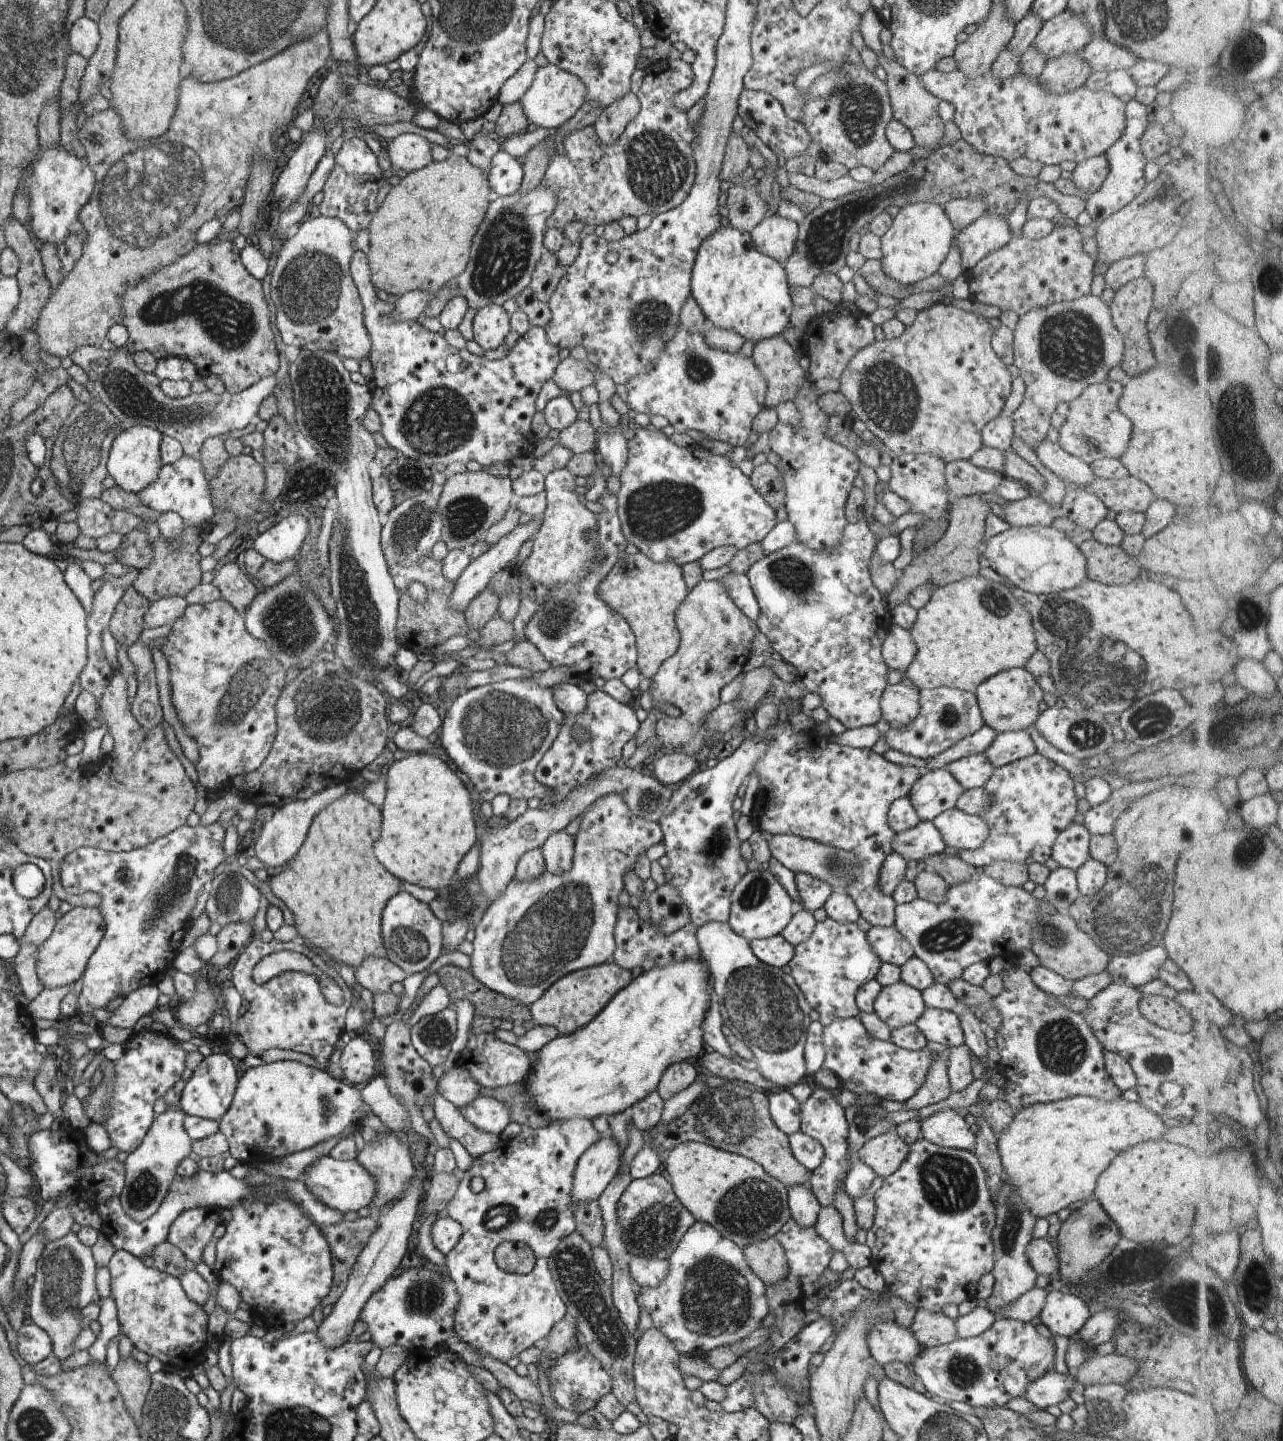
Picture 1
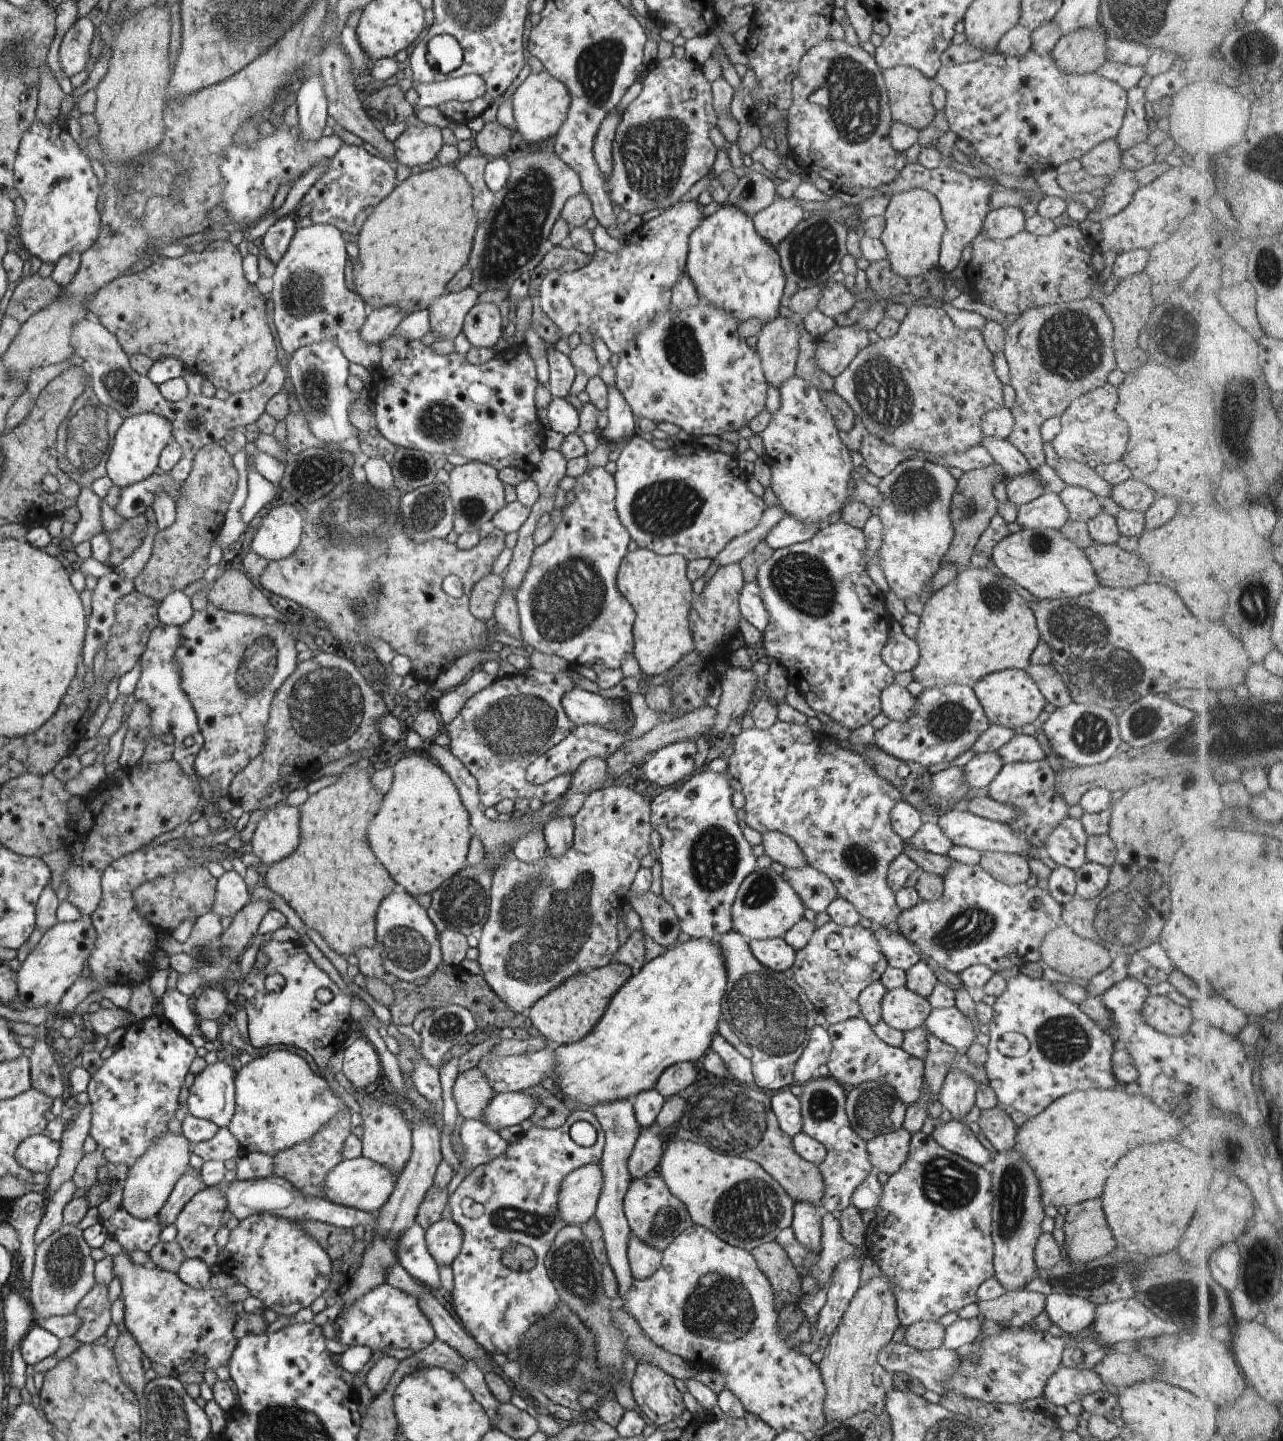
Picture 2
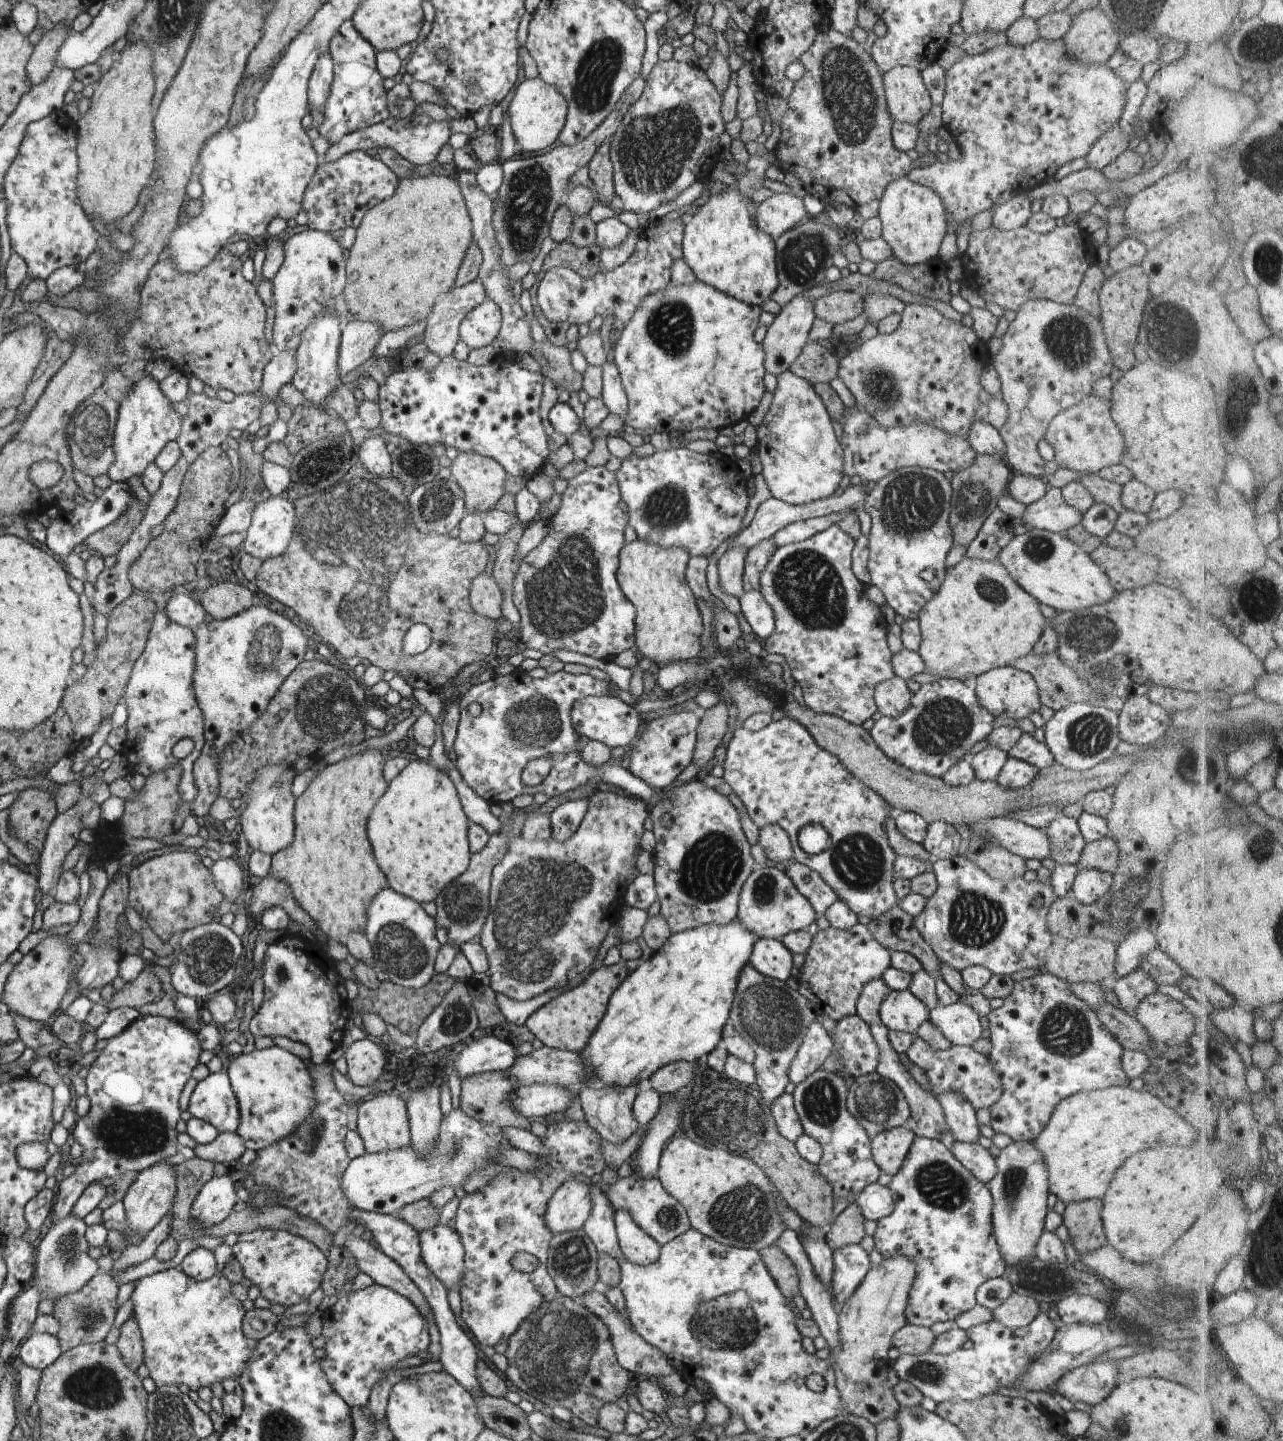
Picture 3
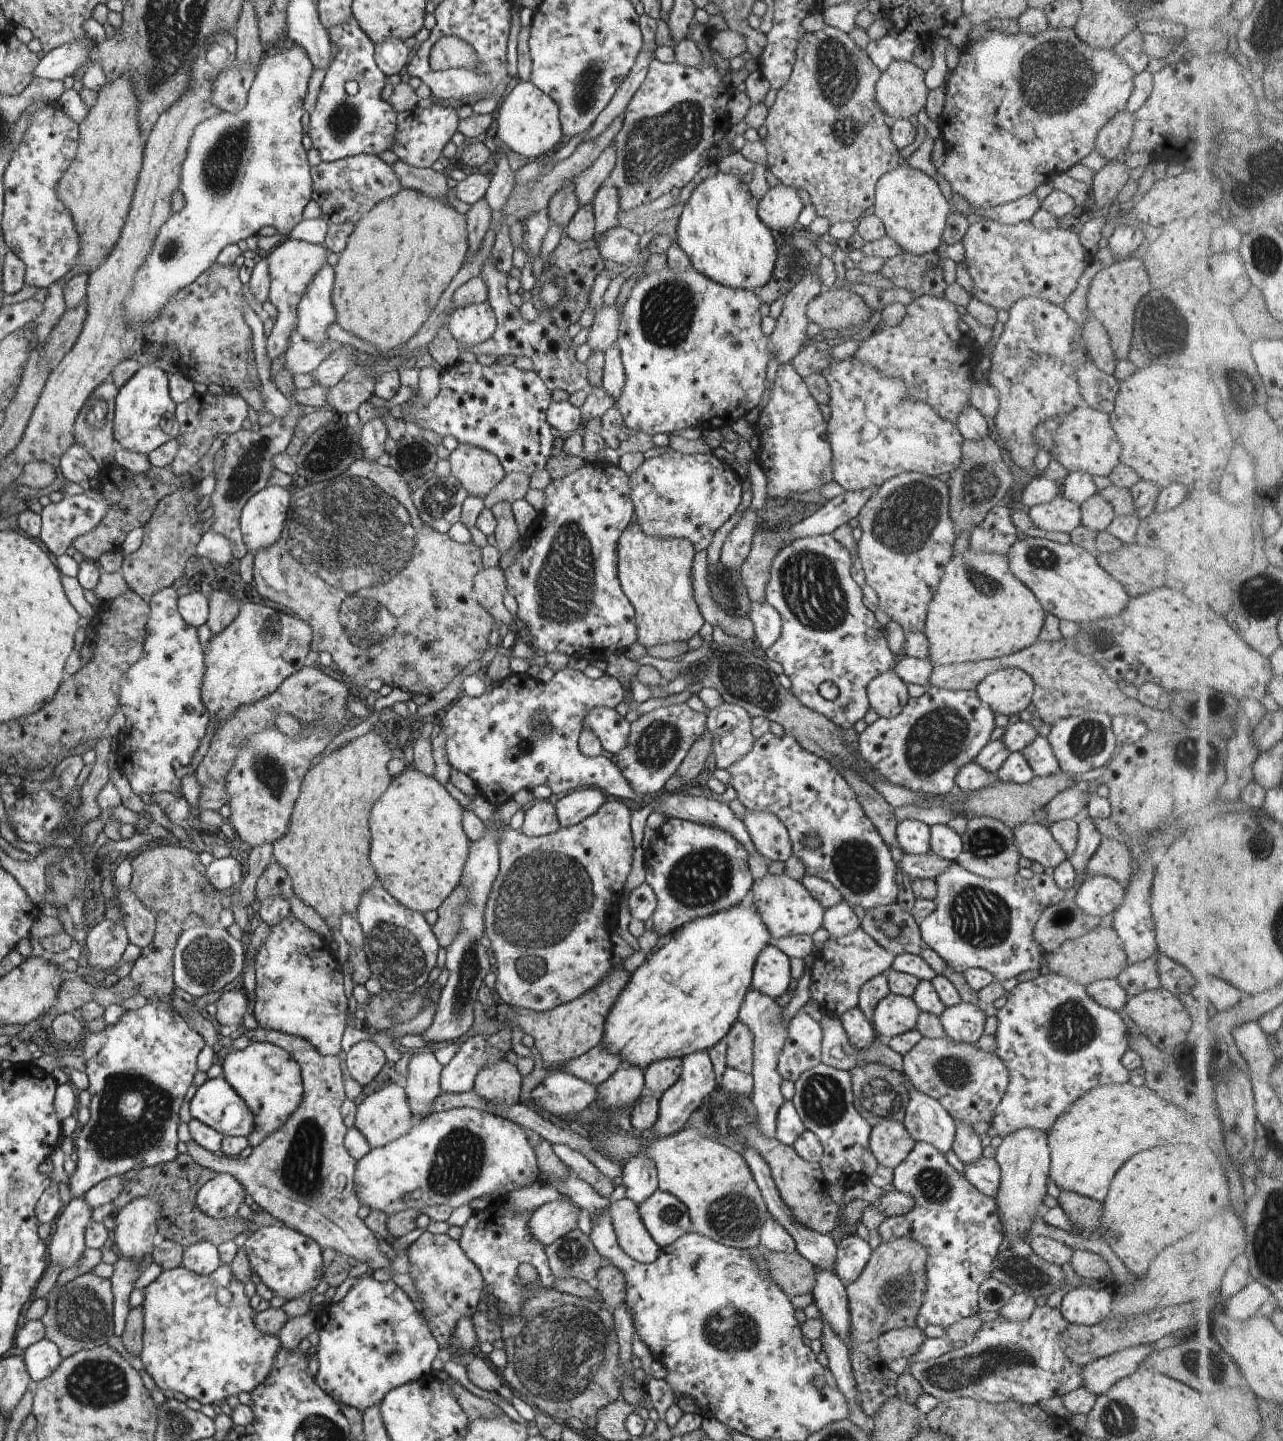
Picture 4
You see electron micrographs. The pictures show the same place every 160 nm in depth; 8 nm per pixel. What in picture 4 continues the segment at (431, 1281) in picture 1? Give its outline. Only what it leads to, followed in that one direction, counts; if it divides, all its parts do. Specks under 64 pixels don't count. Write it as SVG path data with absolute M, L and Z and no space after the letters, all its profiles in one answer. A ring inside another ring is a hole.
M373 1277L363 1278L362 1280L359 1280L357 1284L352 1286L344 1298L335 1303L330 1302L327 1307L328 1310L326 1310L324 1318L320 1320L320 1328L318 1328L319 1342L317 1349L312 1351L319 1362L318 1371L315 1374L314 1379L320 1387L324 1388L324 1390L334 1398L334 1400L357 1408L362 1413L371 1406L379 1405L384 1396L386 1396L392 1389L398 1388L413 1380L418 1380L422 1376L432 1372L432 1360L434 1360L437 1355L442 1354L438 1342L436 1342L436 1339L432 1336L432 1332L430 1332L427 1320L424 1318L419 1308L416 1307L416 1304L412 1302L411 1298L392 1279L379 1282Z

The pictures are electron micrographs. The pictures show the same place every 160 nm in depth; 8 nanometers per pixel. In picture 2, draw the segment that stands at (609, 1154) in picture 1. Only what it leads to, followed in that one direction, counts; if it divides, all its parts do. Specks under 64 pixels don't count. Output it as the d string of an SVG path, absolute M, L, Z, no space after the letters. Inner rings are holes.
M599 1164L582 1166L563 1181L557 1208L565 1225L582 1225L595 1216L602 1184Z

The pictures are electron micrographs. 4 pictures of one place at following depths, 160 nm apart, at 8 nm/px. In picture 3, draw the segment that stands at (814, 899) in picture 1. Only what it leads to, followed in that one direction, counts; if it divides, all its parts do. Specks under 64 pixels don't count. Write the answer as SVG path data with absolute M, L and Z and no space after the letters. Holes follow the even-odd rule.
M791 862L785 865L785 874L793 881L794 886L806 898L817 915L826 913L826 910L838 901L834 890L814 870L804 864Z

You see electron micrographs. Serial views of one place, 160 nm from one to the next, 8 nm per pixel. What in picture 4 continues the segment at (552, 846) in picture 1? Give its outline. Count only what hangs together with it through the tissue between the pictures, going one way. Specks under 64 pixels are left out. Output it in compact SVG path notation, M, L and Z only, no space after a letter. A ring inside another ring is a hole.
M582 788L558 797L555 811L559 825L568 828L578 824L604 804L606 794L596 788Z

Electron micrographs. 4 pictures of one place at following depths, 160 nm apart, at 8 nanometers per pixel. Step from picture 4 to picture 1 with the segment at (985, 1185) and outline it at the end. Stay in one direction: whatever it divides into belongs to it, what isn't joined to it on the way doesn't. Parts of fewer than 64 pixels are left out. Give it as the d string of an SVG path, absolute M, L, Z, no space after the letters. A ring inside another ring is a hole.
M950 1108L940 1110L918 1123L922 1137L940 1147L974 1152L976 1136L970 1132L965 1118Z

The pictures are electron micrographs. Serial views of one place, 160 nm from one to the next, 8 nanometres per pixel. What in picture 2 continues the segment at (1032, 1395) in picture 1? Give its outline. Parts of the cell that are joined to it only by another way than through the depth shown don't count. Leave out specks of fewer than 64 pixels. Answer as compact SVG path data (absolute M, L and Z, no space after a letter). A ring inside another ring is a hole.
M1060 1367L1044 1386L1043 1398L1057 1406L1082 1402L1088 1394L1103 1388L1104 1382L1093 1369Z

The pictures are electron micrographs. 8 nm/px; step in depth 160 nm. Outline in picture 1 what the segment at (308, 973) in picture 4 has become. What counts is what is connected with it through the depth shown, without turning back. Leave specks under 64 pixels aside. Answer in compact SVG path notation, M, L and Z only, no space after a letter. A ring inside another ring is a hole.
M253 936L249 944L243 949L234 964L234 974L230 984L238 988L242 994L243 1007L236 1024L235 1037L240 1039L248 1048L248 1053L254 1057L260 1057L271 1048L282 1050L293 1050L300 1054L310 1056L317 1062L326 1065L328 1058L334 1050L344 1030L344 1018L346 1010L352 1002L353 992L346 986L346 1002L336 1006L326 1002L326 998L320 992L320 984L312 978L314 974L300 974L299 971L288 971L280 974L280 978L290 978L290 982L278 982L278 978L271 979L264 986L258 986L252 980L252 966L258 964L262 958L278 951L295 951L304 954L315 964L318 962L316 954L305 944L300 942L279 942L261 940L258 936Z

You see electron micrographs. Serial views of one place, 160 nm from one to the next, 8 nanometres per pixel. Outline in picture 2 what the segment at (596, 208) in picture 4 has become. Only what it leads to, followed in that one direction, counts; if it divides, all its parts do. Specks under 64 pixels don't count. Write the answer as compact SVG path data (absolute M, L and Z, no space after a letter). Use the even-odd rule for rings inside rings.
M613 109L606 116L606 120L602 122L592 148L594 160L598 164L598 168L600 168L600 172L602 172L602 178L606 181L612 174L613 141L620 120L621 114L616 109Z

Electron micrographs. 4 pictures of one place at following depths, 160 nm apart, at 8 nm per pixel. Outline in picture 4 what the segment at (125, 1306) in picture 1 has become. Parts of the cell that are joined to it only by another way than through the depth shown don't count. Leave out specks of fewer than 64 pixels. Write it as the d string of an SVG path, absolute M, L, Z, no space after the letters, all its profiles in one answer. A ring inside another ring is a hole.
M222 1263L214 1272L207 1275L196 1274L184 1266L162 1270L161 1274L153 1282L143 1289L144 1300L141 1304L143 1308L143 1345L140 1358L145 1370L153 1378L159 1390L164 1393L166 1390L182 1392L188 1399L196 1399L202 1404L218 1404L221 1406L224 1401L227 1401L229 1396L238 1396L240 1392L252 1392L271 1374L276 1353L282 1347L282 1344L277 1335L266 1335L253 1323L254 1310L248 1304L248 1299L250 1298L246 1298L246 1294L244 1294L244 1285L232 1276L232 1270L230 1270L228 1263Z

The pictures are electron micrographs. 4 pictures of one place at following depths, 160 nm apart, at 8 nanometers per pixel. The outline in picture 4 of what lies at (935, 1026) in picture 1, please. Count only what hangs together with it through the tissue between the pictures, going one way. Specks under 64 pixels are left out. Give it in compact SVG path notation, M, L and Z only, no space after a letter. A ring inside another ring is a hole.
M962 1000L958 1004L946 1007L939 1016L946 1036L956 1042L973 1045L984 1035L986 1018L983 1006Z

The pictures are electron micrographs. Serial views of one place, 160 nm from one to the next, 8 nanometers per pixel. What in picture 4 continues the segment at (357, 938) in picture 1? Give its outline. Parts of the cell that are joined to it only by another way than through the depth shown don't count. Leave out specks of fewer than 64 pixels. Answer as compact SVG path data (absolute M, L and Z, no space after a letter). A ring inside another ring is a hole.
M372 730L326 756L316 766L312 766L303 779L289 831L282 839L272 844L274 862L290 875L295 895L306 906L312 906L330 930L341 927L342 916L347 914L356 916L363 894L377 884L377 874L369 859L371 849L369 816L372 805L382 796L393 779L386 766L393 755L394 750L389 744Z

